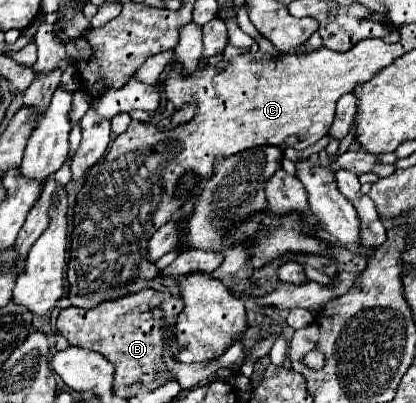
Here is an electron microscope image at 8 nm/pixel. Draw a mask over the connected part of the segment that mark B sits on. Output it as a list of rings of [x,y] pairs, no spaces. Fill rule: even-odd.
[[[155,289],[139,291],[131,297],[119,299],[119,301],[105,301],[99,303],[93,309],[79,309],[79,307],[67,307],[57,317],[57,329],[59,333],[75,347],[97,351],[105,355],[115,365],[115,383],[113,387],[129,387],[137,381],[143,381],[147,387],[157,387],[153,381],[153,375],[157,371],[163,373],[163,377],[173,377],[167,367],[163,365],[161,353],[163,353],[163,329],[153,321],[149,307],[161,307],[165,311],[167,325],[175,323],[175,315],[183,309],[183,301],[171,293],[161,293]]]

